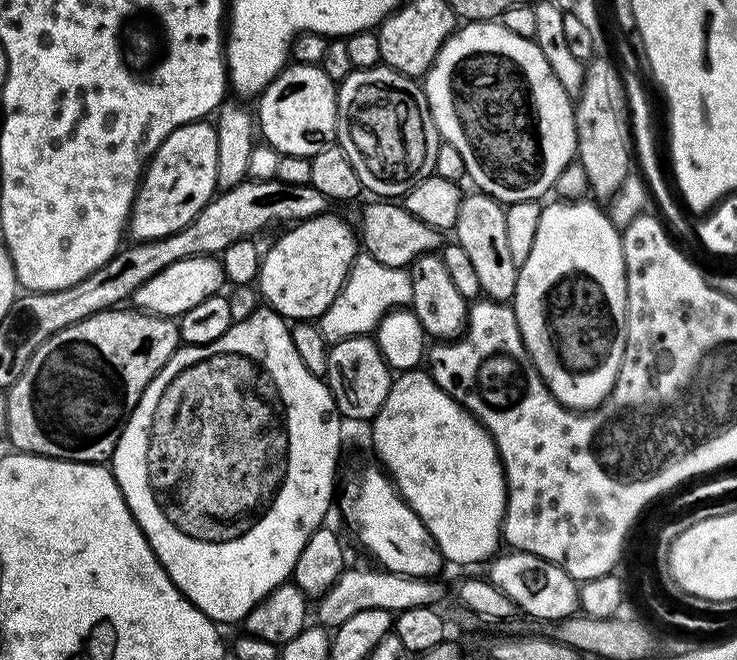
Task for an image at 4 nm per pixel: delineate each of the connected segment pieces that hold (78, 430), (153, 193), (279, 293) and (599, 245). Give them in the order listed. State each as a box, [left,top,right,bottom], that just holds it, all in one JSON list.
[[6,310,181,464],[130,122,218,241],[258,214,358,322],[510,202,628,410]]

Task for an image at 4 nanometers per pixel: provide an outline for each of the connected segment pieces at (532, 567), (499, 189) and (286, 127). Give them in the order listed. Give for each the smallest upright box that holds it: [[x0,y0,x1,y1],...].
[[486,552,580,622],[422,22,577,206],[258,63,337,158]]

